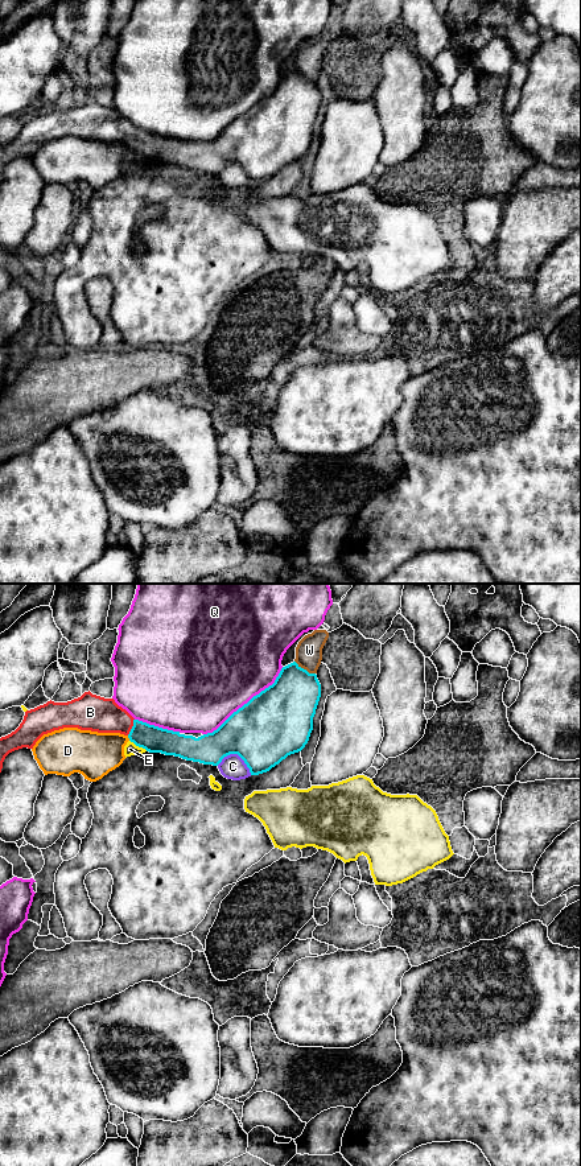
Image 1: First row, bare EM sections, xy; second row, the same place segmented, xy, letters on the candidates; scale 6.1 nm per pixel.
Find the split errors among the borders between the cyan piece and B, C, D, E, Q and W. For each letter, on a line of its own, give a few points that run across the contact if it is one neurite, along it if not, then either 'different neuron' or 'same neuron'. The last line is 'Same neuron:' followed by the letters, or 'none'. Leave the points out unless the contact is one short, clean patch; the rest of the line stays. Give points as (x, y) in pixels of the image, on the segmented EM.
B: line xy (152, 738), (139, 733), (132, 726), (95, 713); same neuron
C: different neuron
D: line xy (127, 736), (130, 740); different neuron
E: different neuron
Q: different neuron
W: different neuron
Same neuron: B

